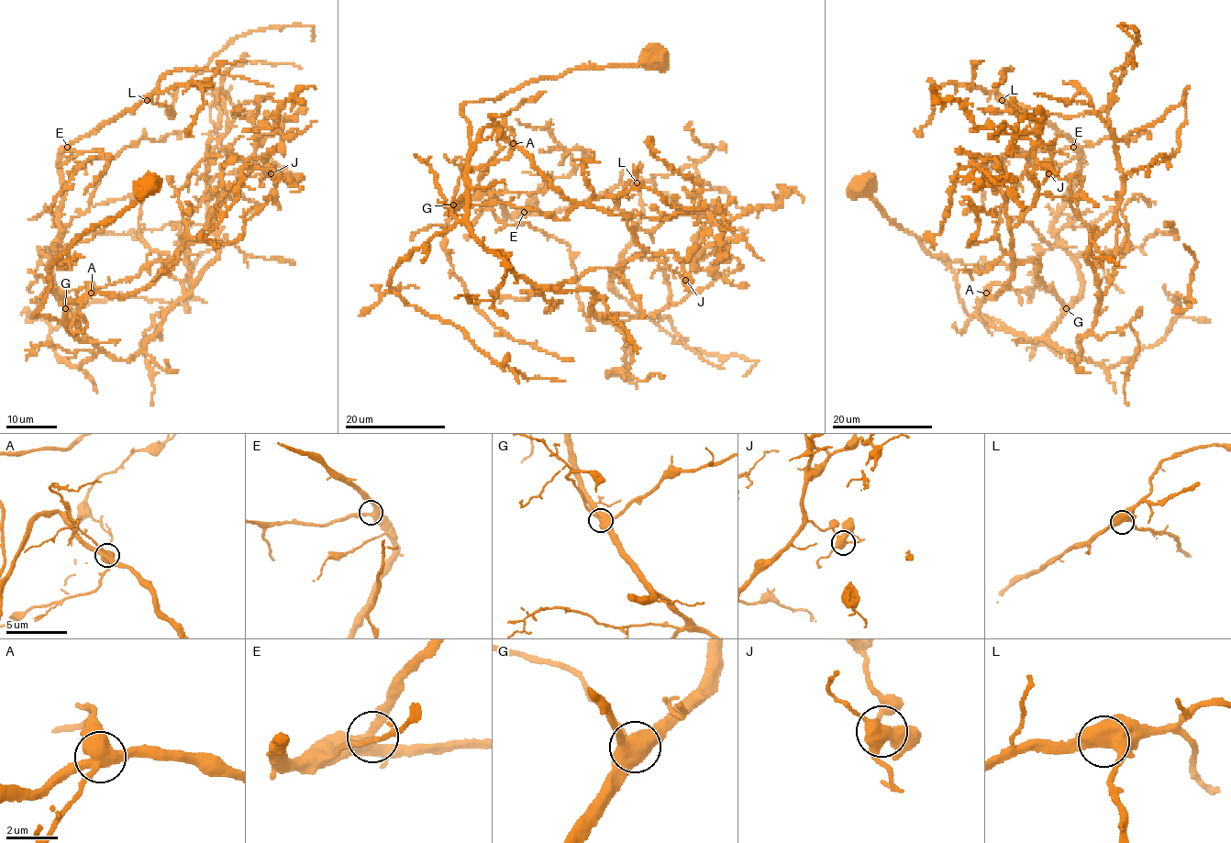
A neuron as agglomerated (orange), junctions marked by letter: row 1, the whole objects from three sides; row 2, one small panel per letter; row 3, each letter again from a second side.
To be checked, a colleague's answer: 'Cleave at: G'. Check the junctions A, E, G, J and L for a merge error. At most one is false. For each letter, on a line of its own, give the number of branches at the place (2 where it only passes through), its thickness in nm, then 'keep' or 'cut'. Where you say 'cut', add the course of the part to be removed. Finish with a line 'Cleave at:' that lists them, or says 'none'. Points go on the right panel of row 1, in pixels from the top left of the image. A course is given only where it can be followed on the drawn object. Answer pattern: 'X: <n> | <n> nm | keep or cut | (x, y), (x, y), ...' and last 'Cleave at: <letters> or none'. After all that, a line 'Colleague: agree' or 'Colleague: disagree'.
A: 4 | 550 nm | keep
E: 4 | 420 nm | keep
G: 4 | 550 nm | keep
J: 4 | 440 nm | keep
L: 4 | 550 nm | keep
Cleave at: none
Colleague: disagree

